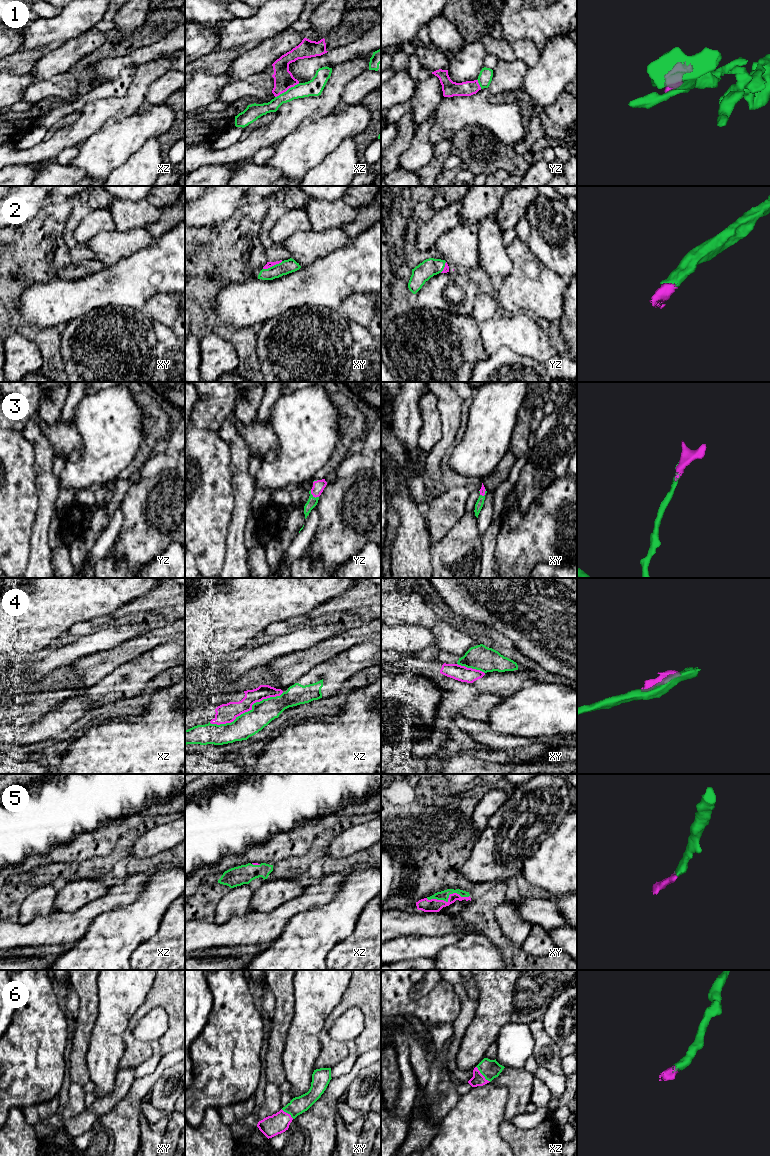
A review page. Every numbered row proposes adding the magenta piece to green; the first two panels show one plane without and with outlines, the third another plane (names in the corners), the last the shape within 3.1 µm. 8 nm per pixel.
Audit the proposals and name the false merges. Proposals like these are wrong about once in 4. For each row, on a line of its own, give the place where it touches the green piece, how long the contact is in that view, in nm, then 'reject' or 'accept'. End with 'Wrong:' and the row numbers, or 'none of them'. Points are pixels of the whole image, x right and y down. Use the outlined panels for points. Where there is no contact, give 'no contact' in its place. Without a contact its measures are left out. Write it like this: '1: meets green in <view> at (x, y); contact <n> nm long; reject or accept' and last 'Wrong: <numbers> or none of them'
1: meets green in xz at (288, 89); contact 240 nm long; reject
2: meets green in xy at (272, 266); contact 170 nm long; accept
3: meets green in yz at (312, 495); contact 90 nm long; accept
4: meets green in xz at (248, 711); contact 650 nm long; reject
5: meets green in xy at (448, 897); contact 360 nm long; accept
6: meets green in xz at (482, 1074); contact 170 nm long; accept
Wrong: 1, 4

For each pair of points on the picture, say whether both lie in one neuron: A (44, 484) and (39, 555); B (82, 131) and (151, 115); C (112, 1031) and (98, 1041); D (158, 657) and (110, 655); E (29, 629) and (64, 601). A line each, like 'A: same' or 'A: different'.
A: same
B: different
C: same
D: different
E: same

